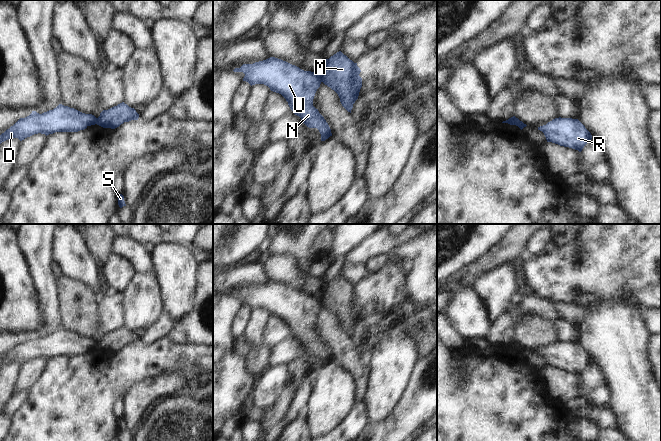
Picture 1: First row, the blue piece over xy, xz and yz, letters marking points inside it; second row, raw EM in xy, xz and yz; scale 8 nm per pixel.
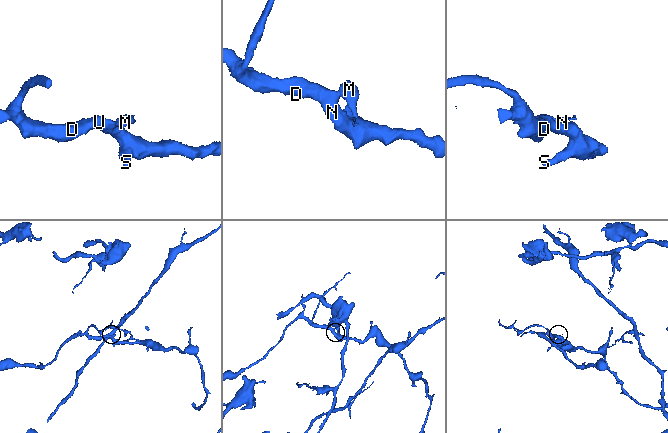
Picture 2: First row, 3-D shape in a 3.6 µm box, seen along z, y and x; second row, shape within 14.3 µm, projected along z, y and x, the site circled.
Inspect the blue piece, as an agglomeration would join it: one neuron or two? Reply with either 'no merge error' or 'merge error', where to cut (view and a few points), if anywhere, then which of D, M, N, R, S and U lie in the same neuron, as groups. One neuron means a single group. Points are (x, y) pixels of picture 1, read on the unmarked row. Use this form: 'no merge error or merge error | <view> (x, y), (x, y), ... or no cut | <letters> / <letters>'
merge error | xz (319, 298), (322, 305) | D N R S U / M

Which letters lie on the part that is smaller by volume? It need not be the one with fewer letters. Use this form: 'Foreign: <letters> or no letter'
Foreign: M

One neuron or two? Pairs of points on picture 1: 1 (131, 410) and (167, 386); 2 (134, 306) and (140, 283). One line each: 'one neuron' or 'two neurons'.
1: one neuron
2: one neuron

